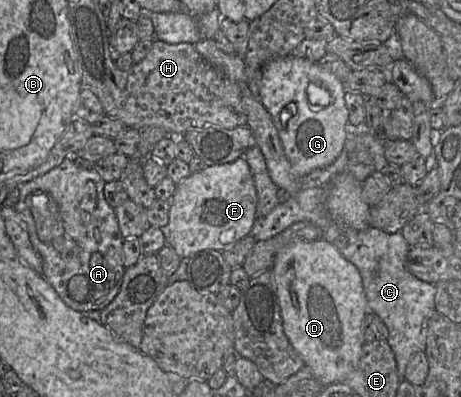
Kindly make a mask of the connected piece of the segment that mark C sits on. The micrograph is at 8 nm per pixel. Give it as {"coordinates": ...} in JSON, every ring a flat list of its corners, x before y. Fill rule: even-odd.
{"coordinates":[[371,226,362,230,344,227,342,228,342,235,332,244,335,245,345,259,354,264,358,269,368,308,370,312,377,314,387,327,387,342,395,357,398,377,402,381,411,358,415,353,424,352,426,349,428,321,435,312,434,295,436,293,436,286,418,279,408,270,407,253,410,247,401,232,387,233]]}

